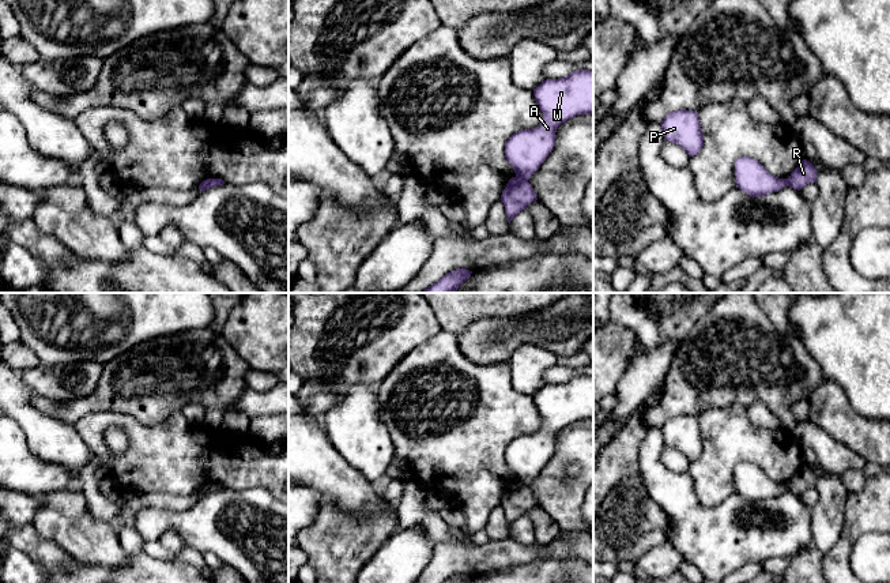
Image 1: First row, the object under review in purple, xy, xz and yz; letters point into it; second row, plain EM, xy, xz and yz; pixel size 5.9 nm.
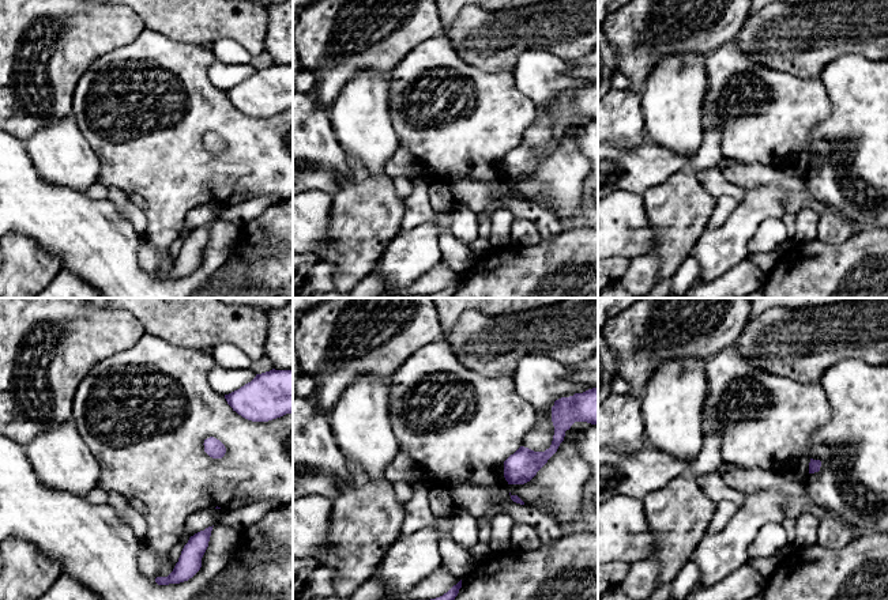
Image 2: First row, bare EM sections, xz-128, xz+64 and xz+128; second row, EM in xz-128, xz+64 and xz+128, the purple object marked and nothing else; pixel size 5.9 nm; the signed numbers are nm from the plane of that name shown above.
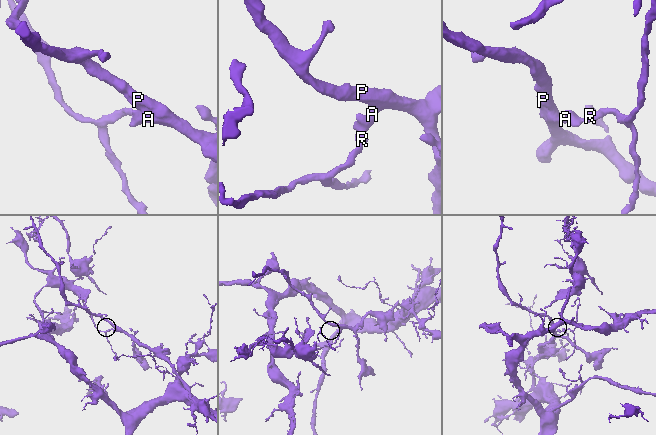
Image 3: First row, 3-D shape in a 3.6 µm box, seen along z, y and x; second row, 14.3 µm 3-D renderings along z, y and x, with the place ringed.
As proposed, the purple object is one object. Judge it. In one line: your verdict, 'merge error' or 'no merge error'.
merge error

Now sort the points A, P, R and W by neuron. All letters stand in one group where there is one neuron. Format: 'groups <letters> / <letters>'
groups A P W / R

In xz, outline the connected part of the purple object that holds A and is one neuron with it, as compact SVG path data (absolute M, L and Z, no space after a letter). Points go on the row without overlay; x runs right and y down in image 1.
M577 375L561 384L546 384L533 400L543 418L540 430L513 439L505 450L508 467L524 488L550 460L557 433L572 422L593 418L593 376Z

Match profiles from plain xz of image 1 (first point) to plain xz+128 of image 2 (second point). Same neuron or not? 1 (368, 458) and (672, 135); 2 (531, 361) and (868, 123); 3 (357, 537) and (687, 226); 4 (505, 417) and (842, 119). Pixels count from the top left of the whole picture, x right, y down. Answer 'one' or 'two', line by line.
1: one
2: one
3: one
4: two

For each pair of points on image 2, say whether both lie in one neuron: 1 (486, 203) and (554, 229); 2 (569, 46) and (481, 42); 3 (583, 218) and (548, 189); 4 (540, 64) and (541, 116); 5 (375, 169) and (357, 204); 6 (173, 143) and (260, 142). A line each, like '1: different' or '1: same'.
1: same
2: same
3: different
4: same
5: different
6: same

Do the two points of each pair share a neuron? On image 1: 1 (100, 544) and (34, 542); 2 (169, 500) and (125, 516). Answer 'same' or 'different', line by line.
1: different
2: same

